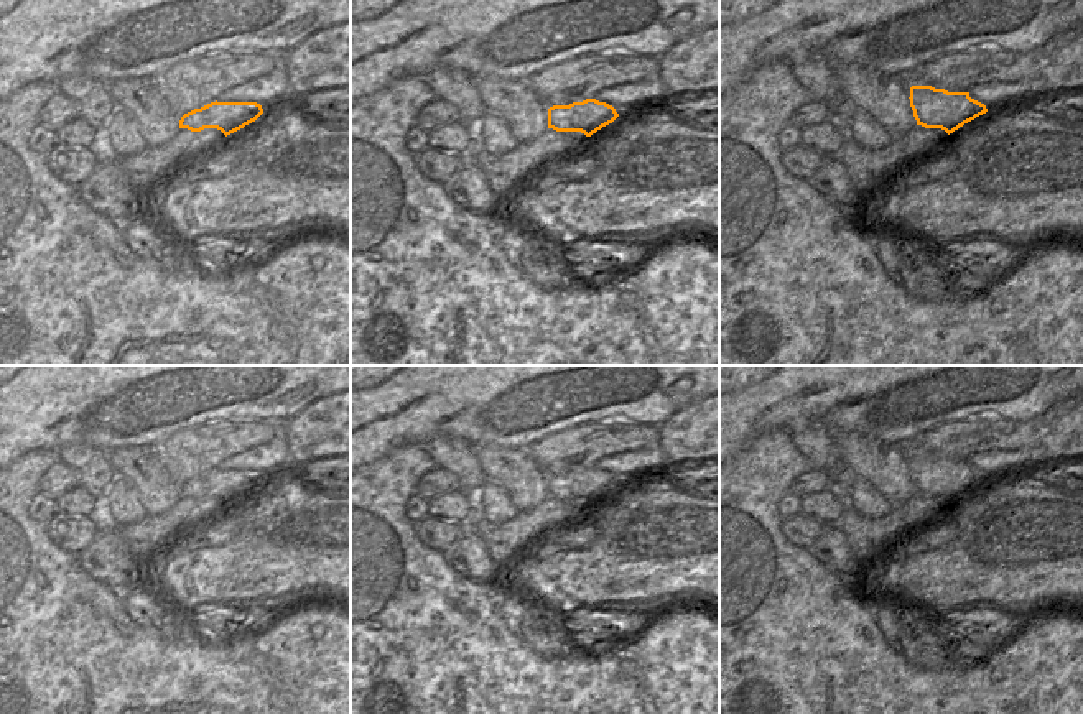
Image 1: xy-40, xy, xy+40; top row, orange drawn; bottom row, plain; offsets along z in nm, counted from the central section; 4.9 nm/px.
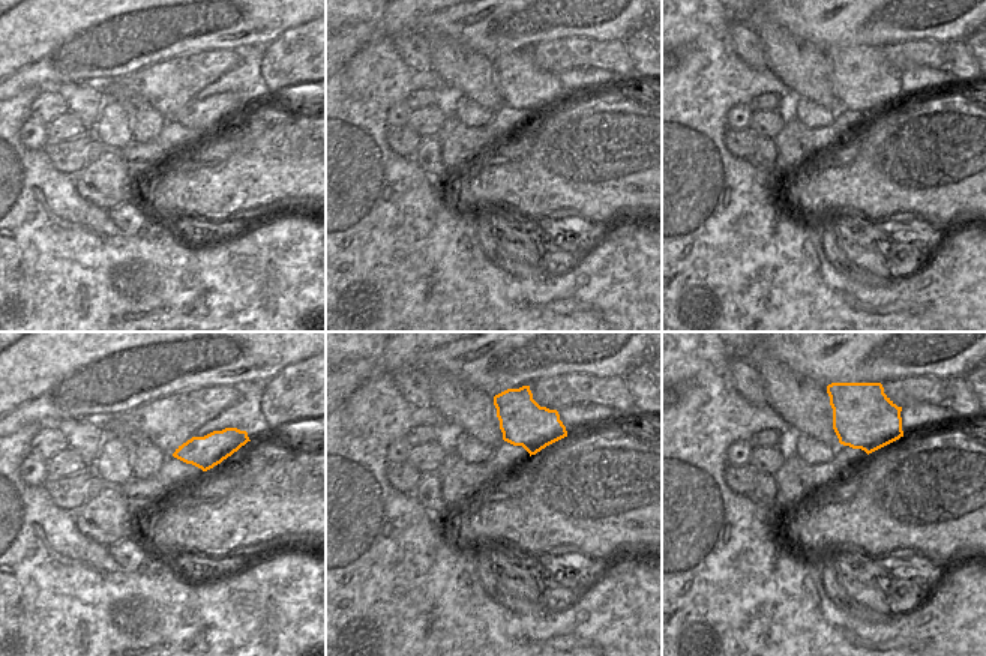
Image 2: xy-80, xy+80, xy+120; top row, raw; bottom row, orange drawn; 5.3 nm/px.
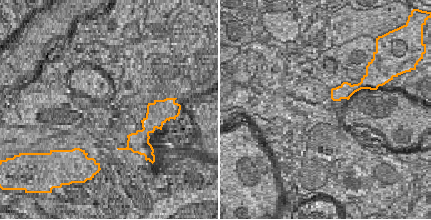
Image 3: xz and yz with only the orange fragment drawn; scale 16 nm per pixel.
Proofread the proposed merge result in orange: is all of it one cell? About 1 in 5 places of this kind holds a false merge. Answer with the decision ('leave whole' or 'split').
leave whole

